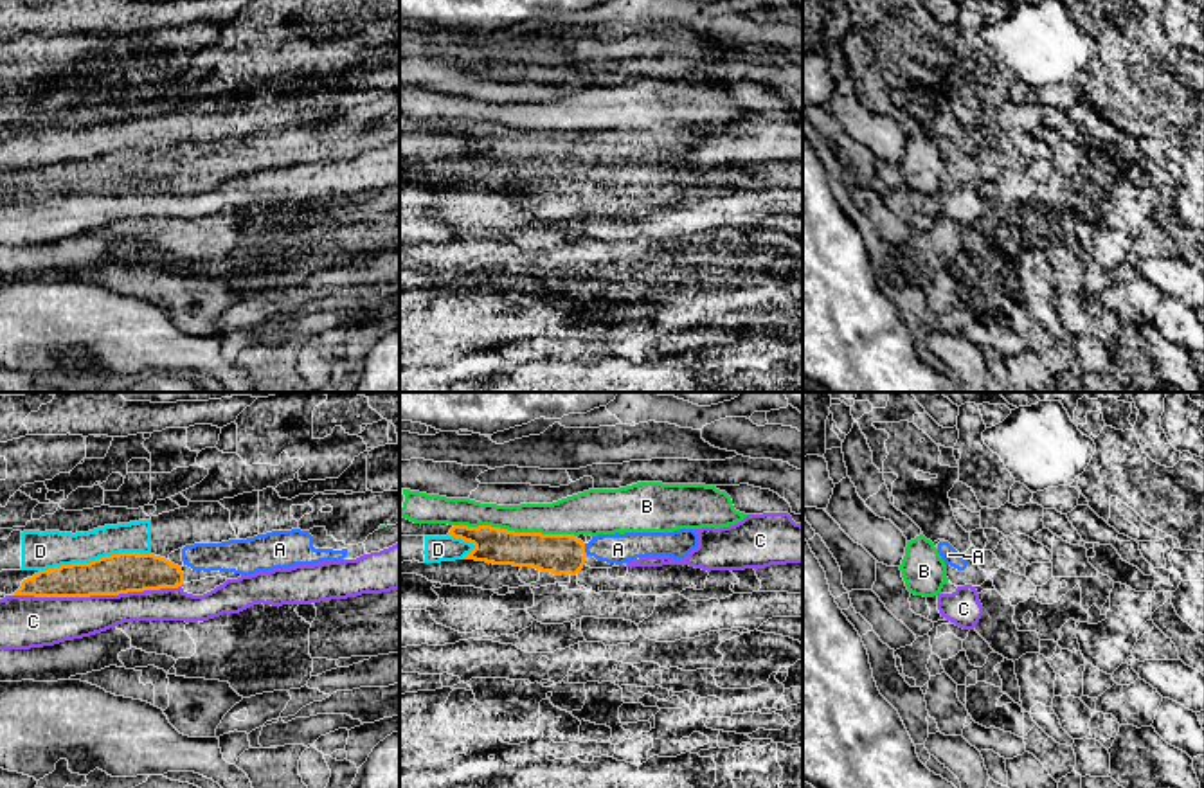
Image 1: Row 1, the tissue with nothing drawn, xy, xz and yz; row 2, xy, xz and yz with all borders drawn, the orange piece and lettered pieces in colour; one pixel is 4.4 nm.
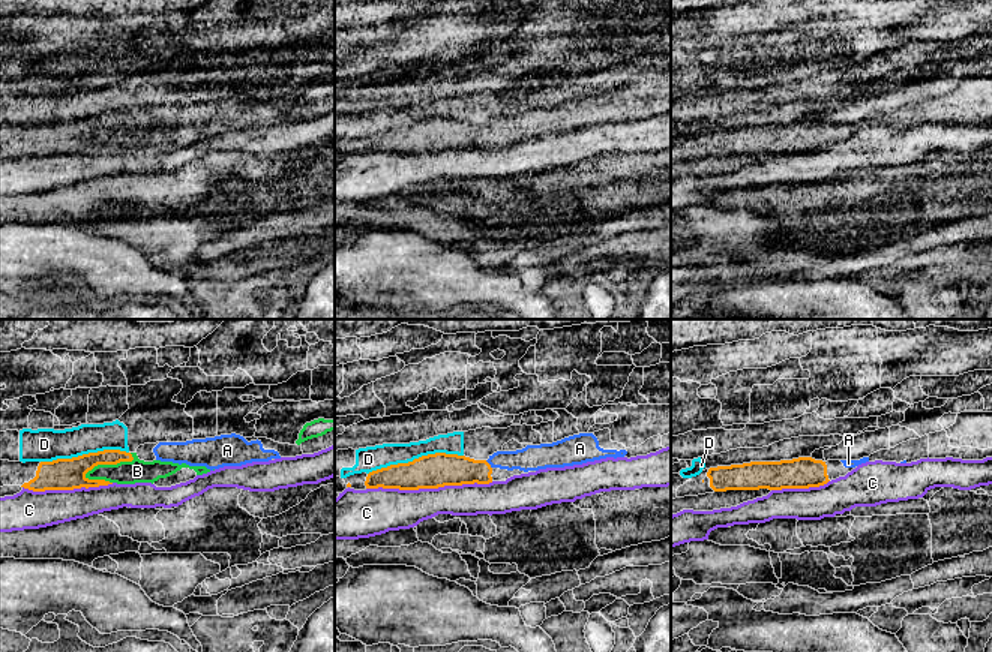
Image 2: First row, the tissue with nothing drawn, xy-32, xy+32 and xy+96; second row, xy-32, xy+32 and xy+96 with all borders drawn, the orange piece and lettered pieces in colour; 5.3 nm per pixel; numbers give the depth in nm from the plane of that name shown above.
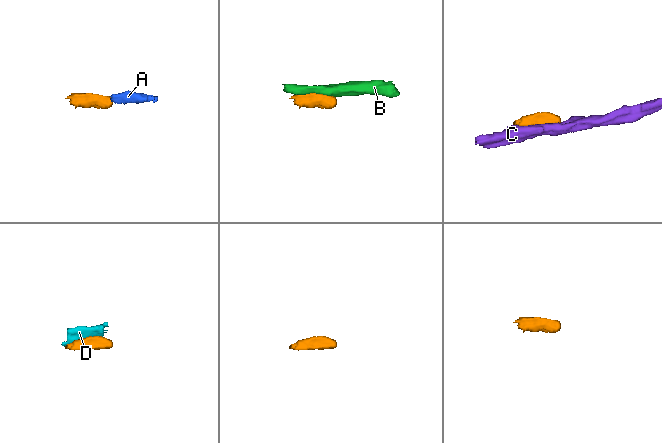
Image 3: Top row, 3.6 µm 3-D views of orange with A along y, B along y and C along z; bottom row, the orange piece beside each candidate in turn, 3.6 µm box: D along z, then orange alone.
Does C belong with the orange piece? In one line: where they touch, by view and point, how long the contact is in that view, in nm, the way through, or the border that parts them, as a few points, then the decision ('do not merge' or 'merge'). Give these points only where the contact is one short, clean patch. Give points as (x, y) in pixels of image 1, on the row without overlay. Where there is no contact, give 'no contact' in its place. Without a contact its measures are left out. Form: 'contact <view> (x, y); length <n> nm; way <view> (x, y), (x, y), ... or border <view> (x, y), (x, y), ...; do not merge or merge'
contact xy (98, 191); length 750 nm; do not merge

